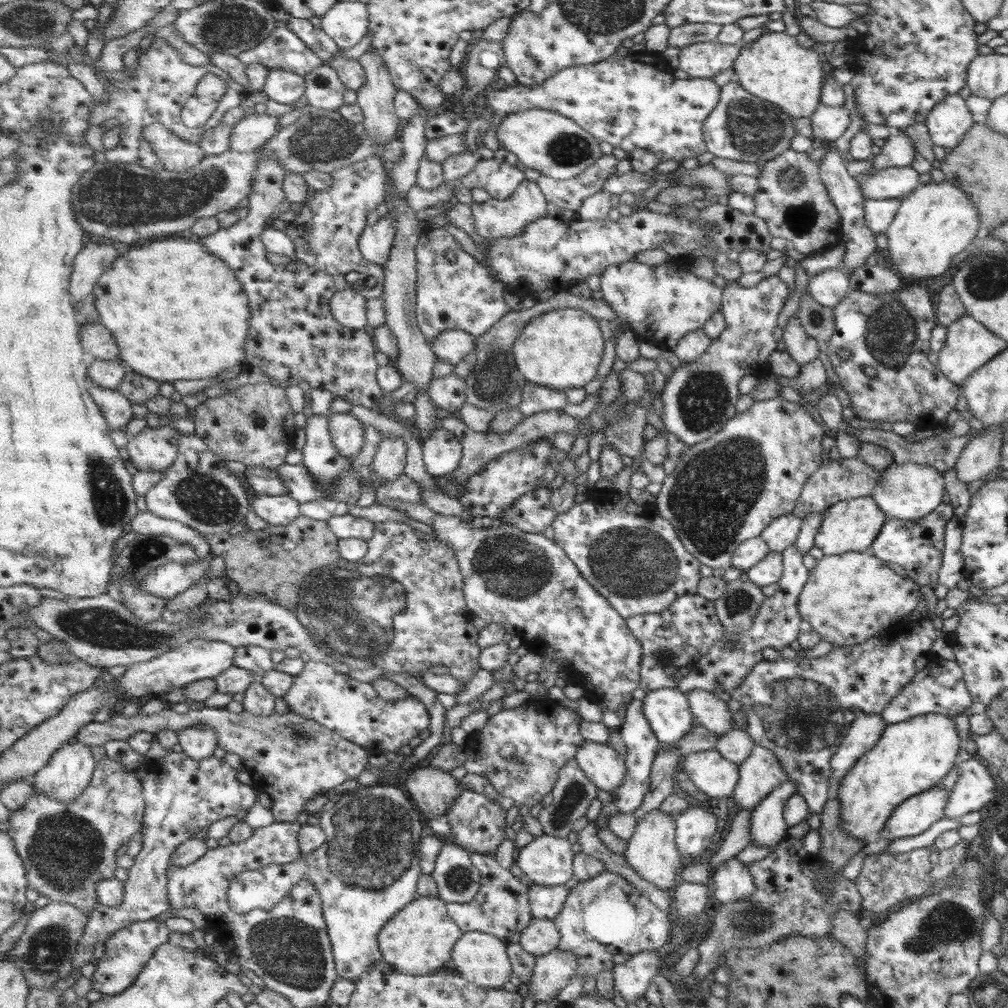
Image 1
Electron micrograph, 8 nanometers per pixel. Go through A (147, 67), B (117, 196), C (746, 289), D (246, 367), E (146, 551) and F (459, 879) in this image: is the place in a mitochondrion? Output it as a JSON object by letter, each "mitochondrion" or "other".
{"A":"other","B":"mitochondrion","C":"other","D":"other","E":"mitochondrion","F":"mitochondrion"}

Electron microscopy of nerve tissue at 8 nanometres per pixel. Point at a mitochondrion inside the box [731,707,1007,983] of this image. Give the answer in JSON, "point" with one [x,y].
{"point":[948,921]}

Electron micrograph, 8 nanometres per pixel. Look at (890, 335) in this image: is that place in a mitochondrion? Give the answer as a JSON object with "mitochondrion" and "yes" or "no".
{"mitochondrion":"yes"}

